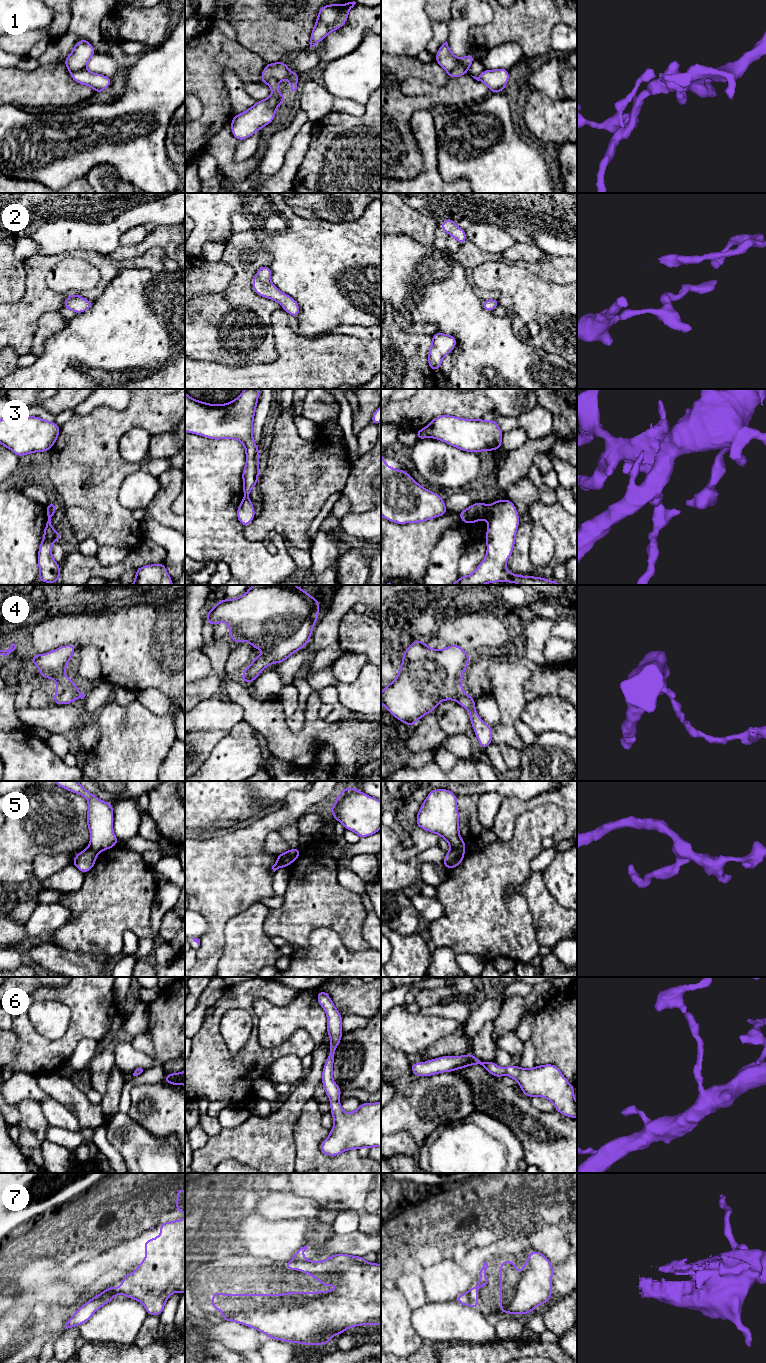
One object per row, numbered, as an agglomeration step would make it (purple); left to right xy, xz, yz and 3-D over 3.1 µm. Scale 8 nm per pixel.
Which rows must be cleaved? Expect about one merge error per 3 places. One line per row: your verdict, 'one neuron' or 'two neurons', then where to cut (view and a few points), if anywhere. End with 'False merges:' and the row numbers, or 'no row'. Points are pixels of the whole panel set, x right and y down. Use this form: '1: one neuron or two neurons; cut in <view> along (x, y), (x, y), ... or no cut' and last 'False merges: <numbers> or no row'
1: two neurons; cut in xy along (85, 67), (69, 71)
2: one neuron; no cut
3: two neurons; cut in yz along (490, 506), (491, 513), (488, 517)
4: one neuron; no cut
5: two neurons; cut in yz along (450, 849), (465, 850)
6: one neuron; no cut
7: two neurons; cut in xy along (111, 1295), (103, 1292), (98, 1297), (92, 1299)
False merges: 1, 3, 5, 7

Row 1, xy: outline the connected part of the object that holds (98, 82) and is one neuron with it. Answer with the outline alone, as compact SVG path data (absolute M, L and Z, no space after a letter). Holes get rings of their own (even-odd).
M86 68L79 71L69 71L69 73L75 82L92 87L98 95L112 83L110 77L92 73Z

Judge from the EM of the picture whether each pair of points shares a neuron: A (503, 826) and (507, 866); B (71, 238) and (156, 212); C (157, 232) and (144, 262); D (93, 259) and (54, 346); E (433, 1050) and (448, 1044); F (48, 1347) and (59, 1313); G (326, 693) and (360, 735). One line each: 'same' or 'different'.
A: different
B: same
C: different
D: different
E: same
F: same
G: different

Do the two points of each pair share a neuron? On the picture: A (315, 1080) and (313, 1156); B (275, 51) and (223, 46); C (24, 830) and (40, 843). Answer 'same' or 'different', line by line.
A: different
B: different
C: same

